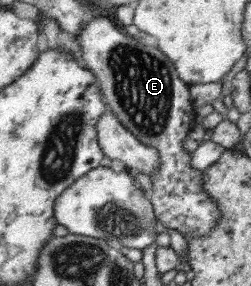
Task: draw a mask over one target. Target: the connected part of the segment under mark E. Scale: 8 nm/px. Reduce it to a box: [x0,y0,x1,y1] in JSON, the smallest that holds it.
[75,17,220,236]

